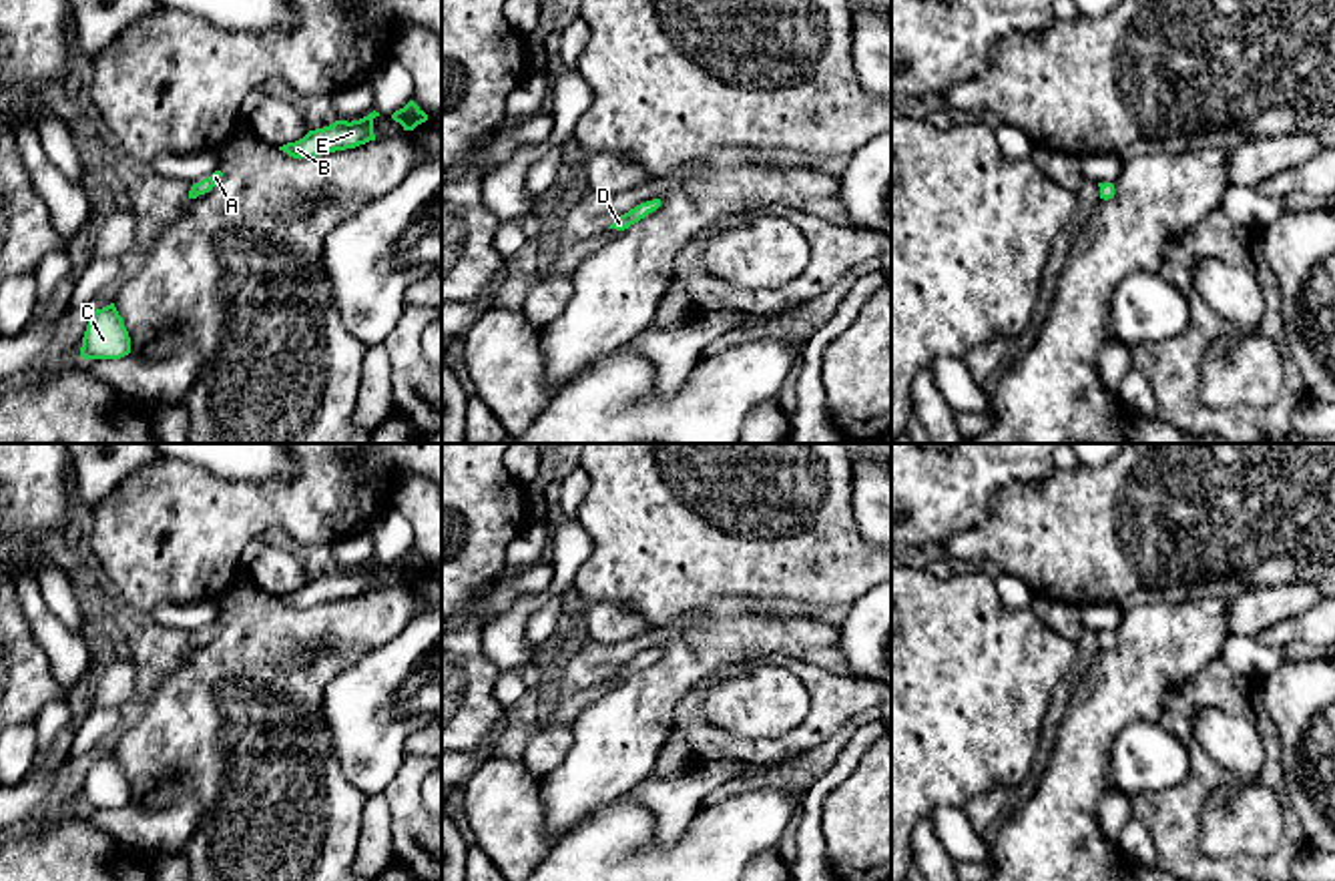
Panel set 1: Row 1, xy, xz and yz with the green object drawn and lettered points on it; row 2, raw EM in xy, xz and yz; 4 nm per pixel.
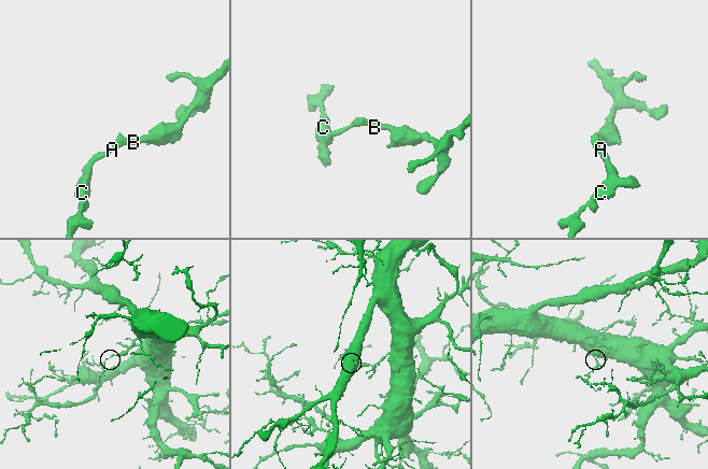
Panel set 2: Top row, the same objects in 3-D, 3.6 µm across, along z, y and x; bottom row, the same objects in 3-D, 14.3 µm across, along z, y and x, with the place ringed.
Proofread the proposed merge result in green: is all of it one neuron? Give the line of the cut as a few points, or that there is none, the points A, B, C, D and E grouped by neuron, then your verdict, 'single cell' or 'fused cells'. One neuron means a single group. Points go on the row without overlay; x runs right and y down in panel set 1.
cut none; groups A B C D E; single cell

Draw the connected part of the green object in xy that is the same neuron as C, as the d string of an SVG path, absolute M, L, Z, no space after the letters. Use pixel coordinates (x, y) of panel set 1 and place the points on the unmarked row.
M114 753L92 761L80 797L82 809L120 809L130 803L130 787Z

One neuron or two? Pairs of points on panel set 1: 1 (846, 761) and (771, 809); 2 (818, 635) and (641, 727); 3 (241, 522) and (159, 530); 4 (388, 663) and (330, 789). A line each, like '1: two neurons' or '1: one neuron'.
1: two neurons
2: one neuron
3: one neuron
4: two neurons

